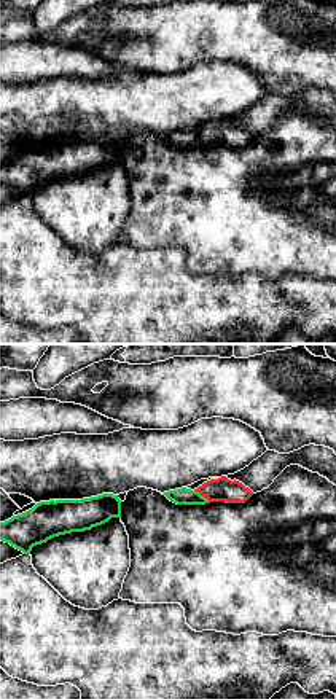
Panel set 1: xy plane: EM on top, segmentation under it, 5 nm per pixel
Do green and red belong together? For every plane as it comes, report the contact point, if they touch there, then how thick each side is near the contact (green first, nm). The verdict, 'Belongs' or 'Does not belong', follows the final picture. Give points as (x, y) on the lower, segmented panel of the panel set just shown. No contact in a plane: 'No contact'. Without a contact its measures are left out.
Touches green at (201, 495). Thickness 90 nm (green) against 120 nm

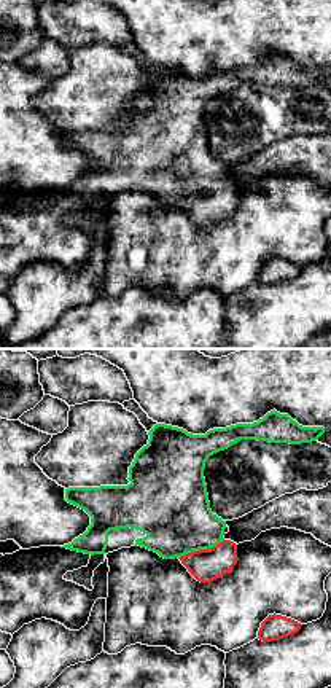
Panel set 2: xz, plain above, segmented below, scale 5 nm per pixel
Touches green at (201, 548). Thickness 380 nm (green) against 160 nm

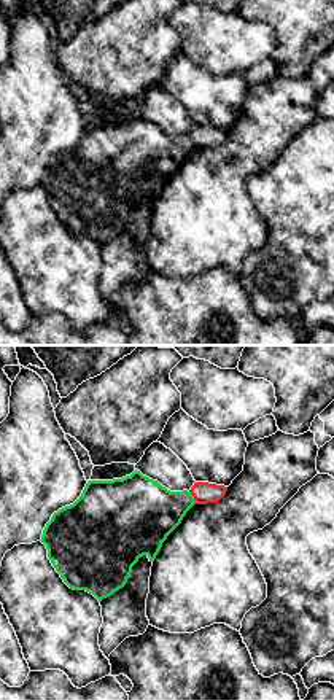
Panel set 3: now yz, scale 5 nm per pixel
Touches green at (193, 497). Thickness 320 nm (green) against 110 nm

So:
Belongs

